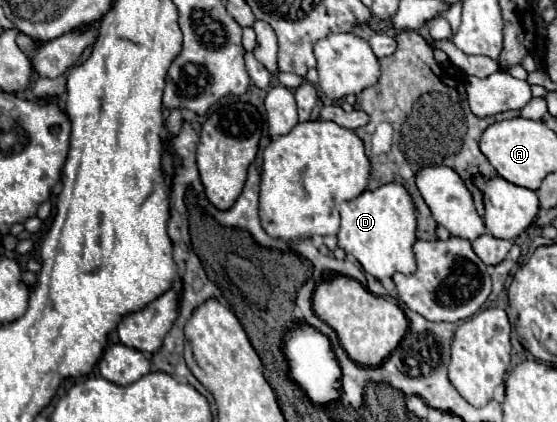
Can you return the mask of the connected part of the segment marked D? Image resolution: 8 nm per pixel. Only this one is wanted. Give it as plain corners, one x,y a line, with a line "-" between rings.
387,183
341,205
341,229
337,233
337,243
377,279
391,277
397,271
409,275
417,267
413,257
413,243
417,239
415,227
417,221
411,195
403,185

